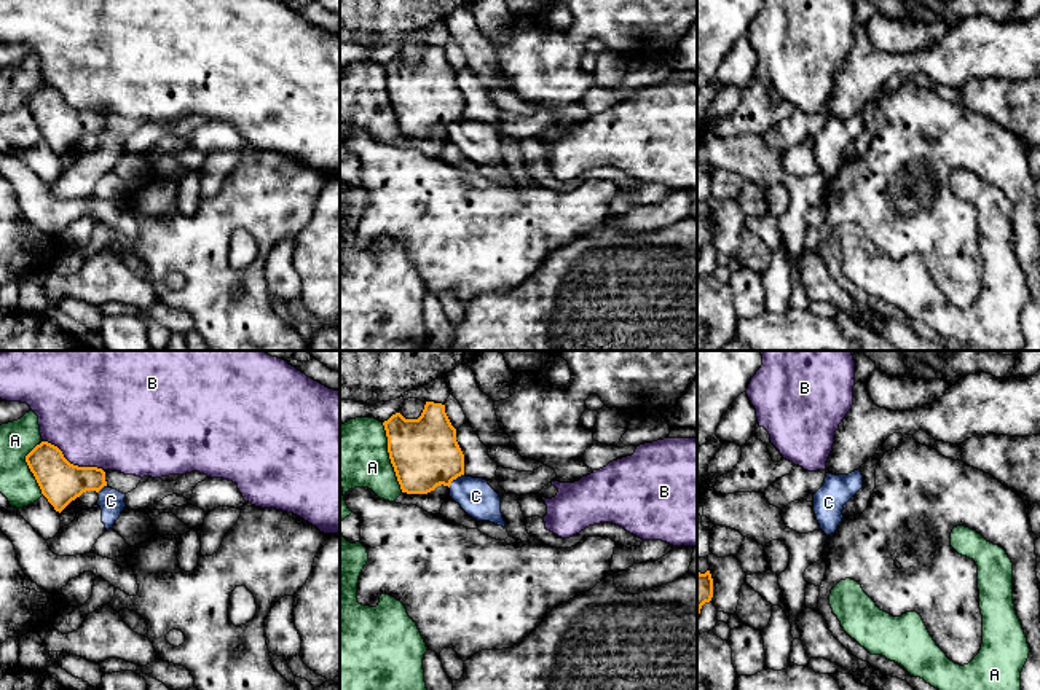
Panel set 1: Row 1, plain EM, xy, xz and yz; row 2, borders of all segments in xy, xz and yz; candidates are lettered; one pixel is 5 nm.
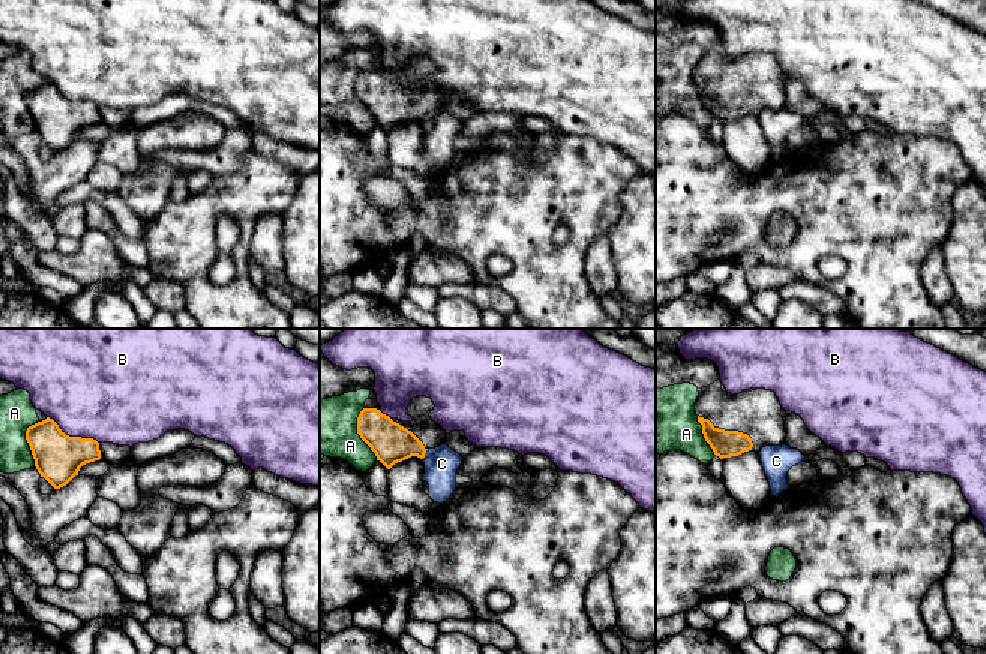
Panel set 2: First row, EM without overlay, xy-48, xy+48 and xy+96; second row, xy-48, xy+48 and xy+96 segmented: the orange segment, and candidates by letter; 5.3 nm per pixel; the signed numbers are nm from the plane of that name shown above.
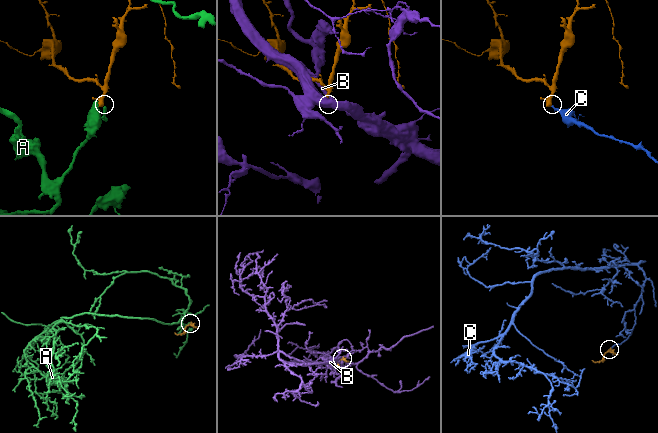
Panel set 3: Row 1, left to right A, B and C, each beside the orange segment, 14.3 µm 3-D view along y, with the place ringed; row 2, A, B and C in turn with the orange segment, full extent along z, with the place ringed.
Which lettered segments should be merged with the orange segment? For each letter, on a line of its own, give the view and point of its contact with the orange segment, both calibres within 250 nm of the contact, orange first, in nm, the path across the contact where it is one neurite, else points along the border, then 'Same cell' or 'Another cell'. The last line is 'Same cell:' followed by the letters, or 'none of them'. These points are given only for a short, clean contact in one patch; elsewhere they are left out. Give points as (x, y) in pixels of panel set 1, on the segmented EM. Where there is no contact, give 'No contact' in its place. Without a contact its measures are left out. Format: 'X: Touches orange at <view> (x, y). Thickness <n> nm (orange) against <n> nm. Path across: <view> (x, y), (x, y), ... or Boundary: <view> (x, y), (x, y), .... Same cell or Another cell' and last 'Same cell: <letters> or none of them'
A: Touches orange at xz (390, 458). Thickness 340 nm (orange) against 320 nm. Boundary: xz (382, 423), (386, 432), (388, 458), (402, 491). Another cell
B: Touches orange at xy (72, 464). Thickness 220 nm (orange) against 460 nm. Boundary: xy (43, 440), (55, 445), (70, 462), (96, 466), (102, 470). Another cell
C: Touches orange at xz (455, 478). Thickness 340 nm (orange) against 180 nm. Boundary: xz (463, 474), (449, 486). Another cell
Same cell: none of them

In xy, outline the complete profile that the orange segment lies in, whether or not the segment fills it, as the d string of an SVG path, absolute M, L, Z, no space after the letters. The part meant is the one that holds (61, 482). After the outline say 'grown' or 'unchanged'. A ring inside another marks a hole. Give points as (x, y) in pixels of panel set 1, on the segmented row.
M48 441L37 445L26 456L26 462L41 494L59 513L83 492L99 492L107 486L105 472L102 468L73 465L64 457L57 446Z; unchanged

